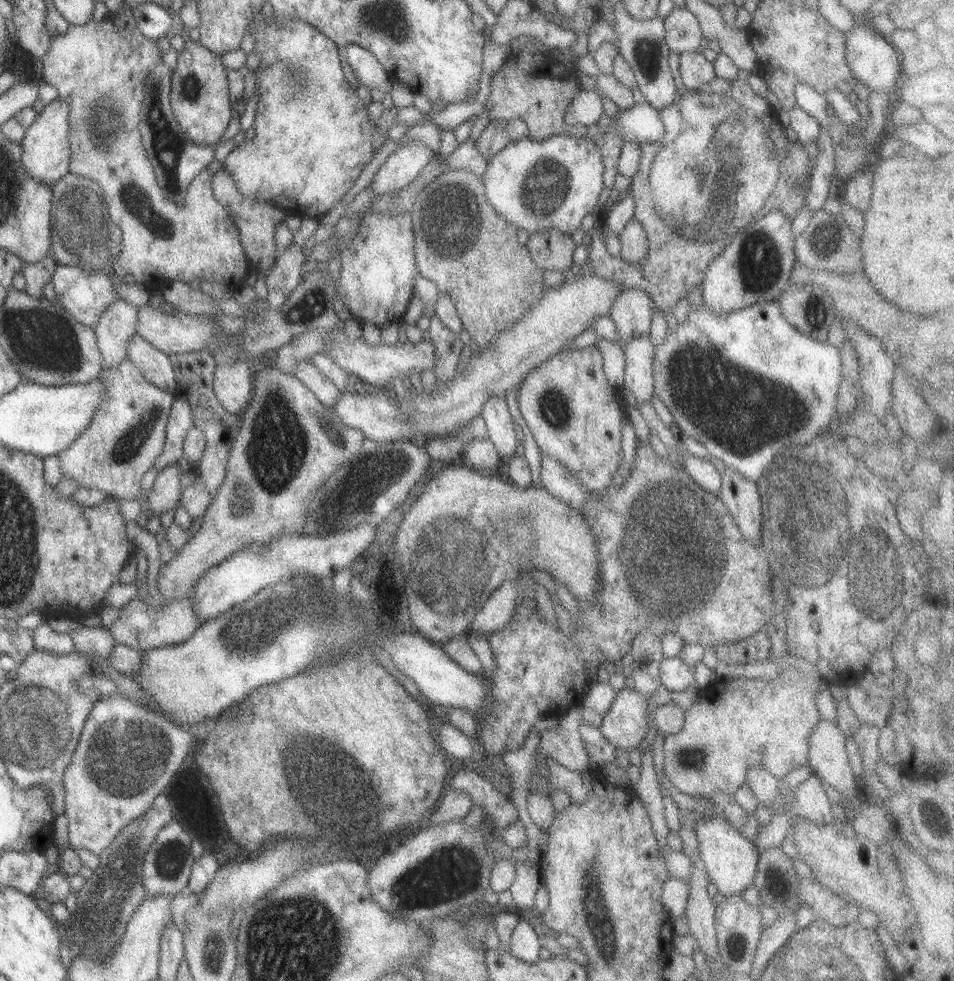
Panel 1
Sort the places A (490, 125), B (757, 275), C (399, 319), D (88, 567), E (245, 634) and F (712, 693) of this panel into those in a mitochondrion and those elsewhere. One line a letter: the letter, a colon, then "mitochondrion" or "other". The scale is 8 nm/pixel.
A: other
B: mitochondrion
C: other
D: other
E: mitochondrion
F: other

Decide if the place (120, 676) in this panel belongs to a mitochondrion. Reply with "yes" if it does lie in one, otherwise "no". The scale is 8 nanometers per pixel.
no

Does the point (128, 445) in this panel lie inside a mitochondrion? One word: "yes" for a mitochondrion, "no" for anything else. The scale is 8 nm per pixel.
yes

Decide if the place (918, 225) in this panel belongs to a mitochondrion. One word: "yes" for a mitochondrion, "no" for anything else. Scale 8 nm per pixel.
no

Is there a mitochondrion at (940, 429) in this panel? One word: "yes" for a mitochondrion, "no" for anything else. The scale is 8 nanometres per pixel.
no

